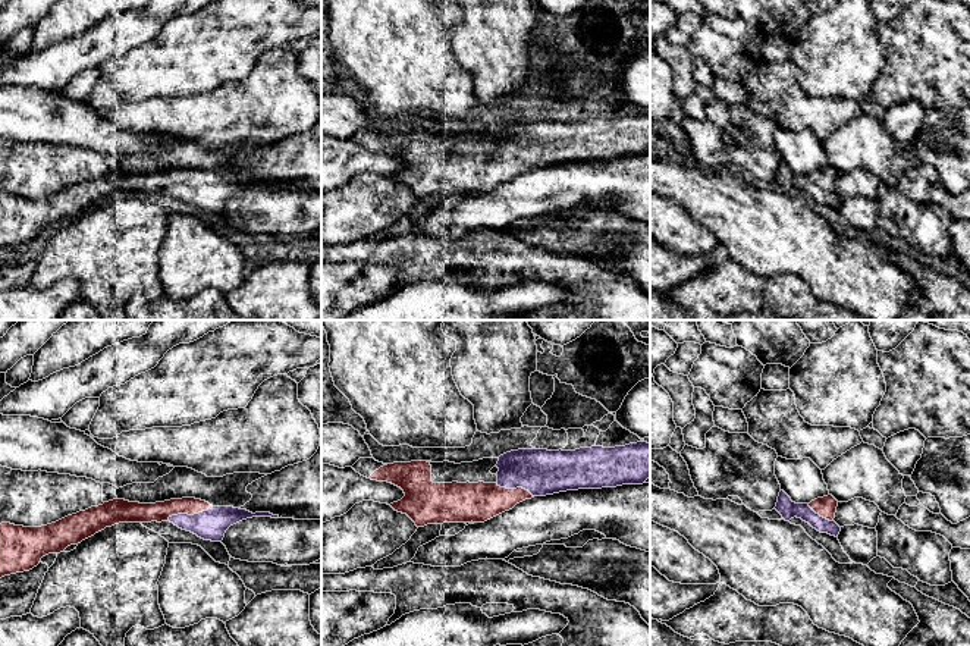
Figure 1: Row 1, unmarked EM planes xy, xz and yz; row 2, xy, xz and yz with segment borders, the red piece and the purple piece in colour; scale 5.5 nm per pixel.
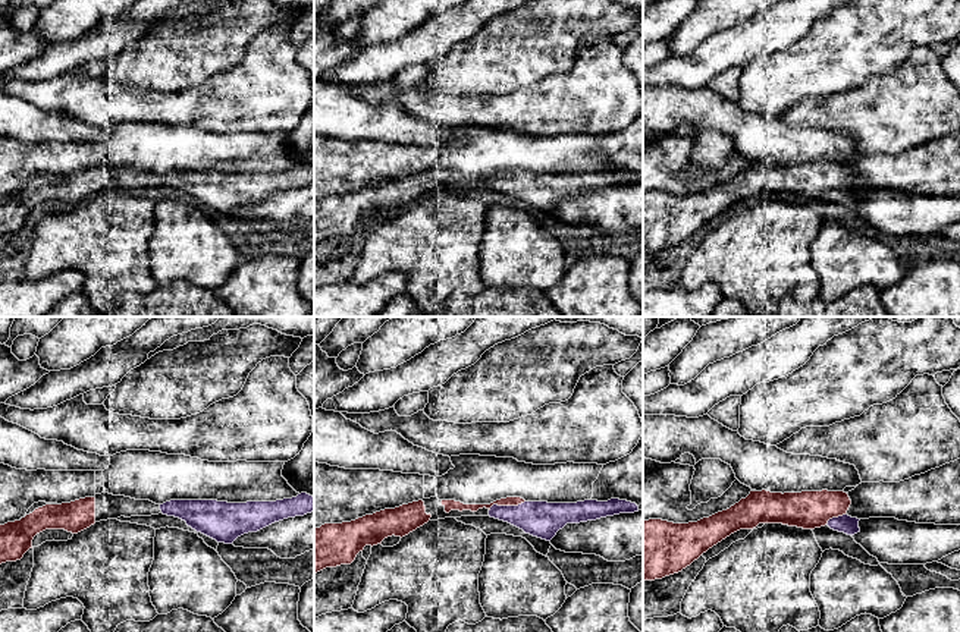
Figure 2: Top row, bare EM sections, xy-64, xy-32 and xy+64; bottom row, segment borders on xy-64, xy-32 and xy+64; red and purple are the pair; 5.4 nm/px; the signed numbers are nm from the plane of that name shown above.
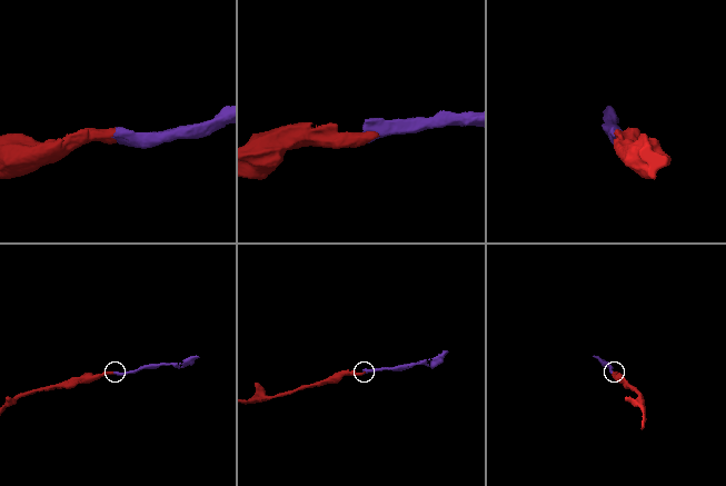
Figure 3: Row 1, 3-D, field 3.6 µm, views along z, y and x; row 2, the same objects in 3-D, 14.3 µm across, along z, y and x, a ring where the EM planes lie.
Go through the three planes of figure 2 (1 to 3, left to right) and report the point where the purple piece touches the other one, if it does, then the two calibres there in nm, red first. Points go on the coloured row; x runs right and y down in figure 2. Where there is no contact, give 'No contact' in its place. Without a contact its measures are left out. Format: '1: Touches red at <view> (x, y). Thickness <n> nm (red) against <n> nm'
1: No contact
2: Touches red at xy-32 (505, 505). Thickness 50 nm (red) against 200 nm
3: Touches red at xy+64 (834, 516). Thickness 200 nm (red) against 100 nm

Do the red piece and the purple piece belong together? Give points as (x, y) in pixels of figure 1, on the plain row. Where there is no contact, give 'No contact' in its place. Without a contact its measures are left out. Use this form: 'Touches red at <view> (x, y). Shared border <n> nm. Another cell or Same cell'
Touches red at xy (188, 185). Shared border 260 nm. Same cell

